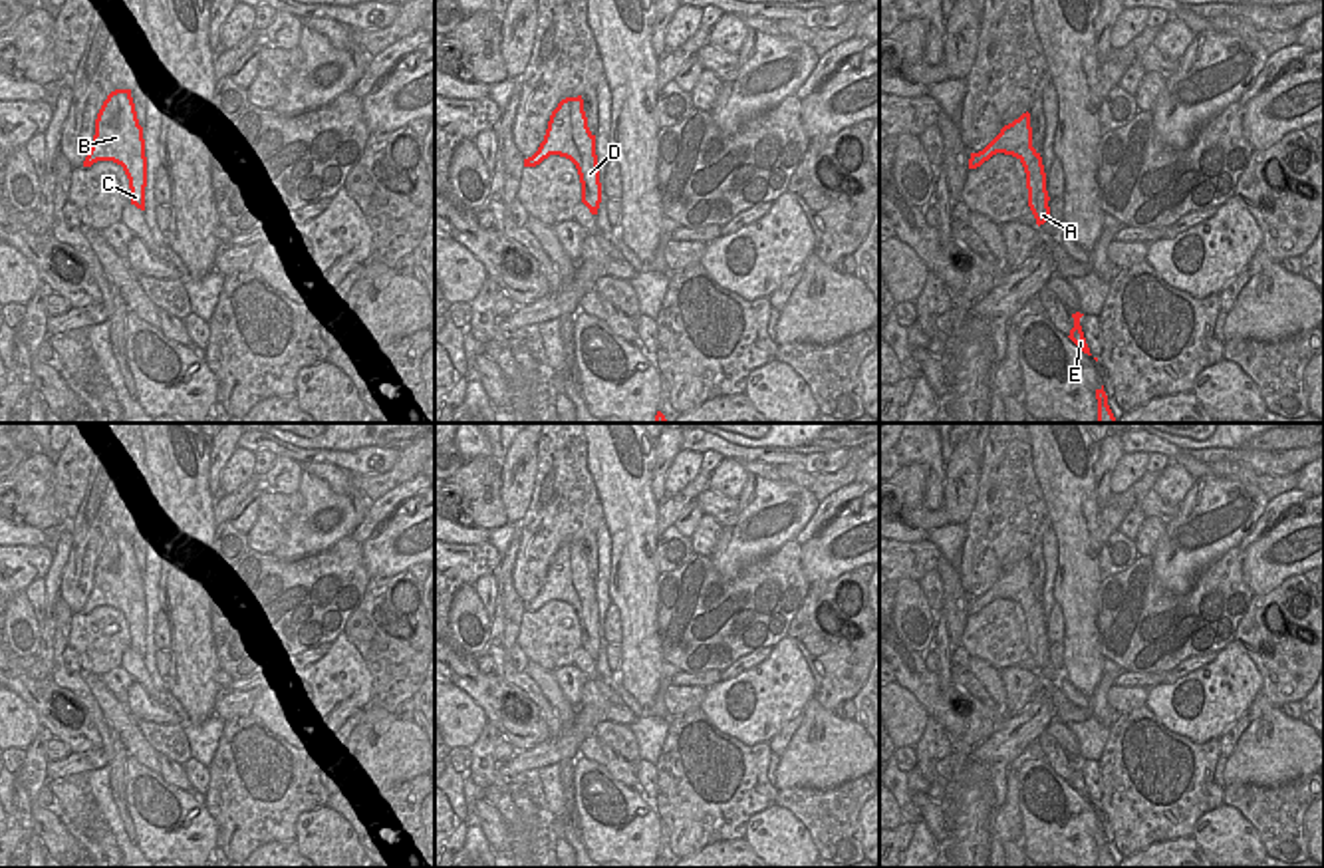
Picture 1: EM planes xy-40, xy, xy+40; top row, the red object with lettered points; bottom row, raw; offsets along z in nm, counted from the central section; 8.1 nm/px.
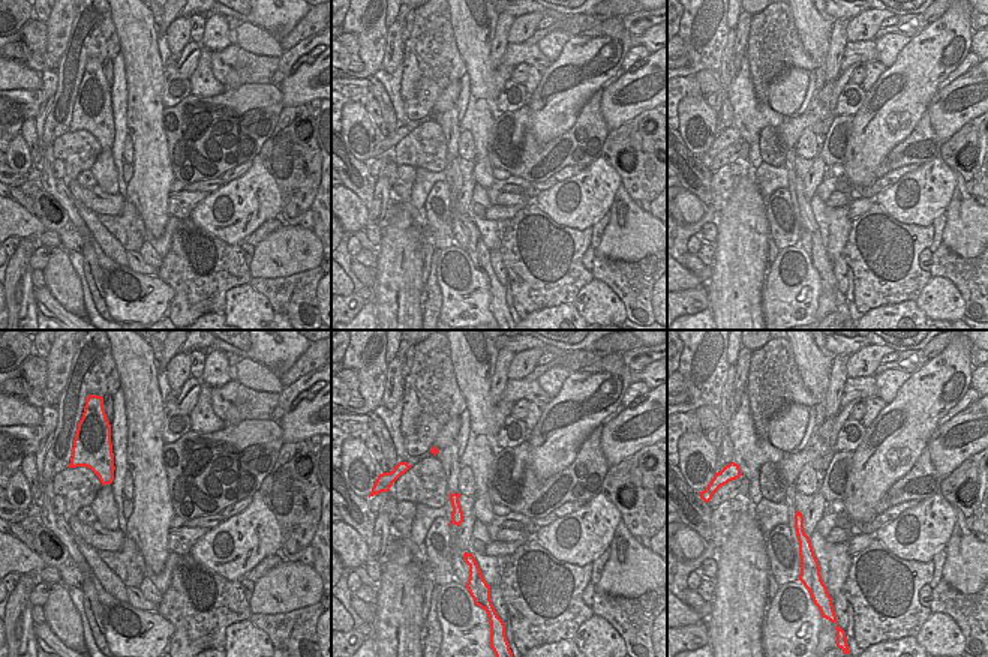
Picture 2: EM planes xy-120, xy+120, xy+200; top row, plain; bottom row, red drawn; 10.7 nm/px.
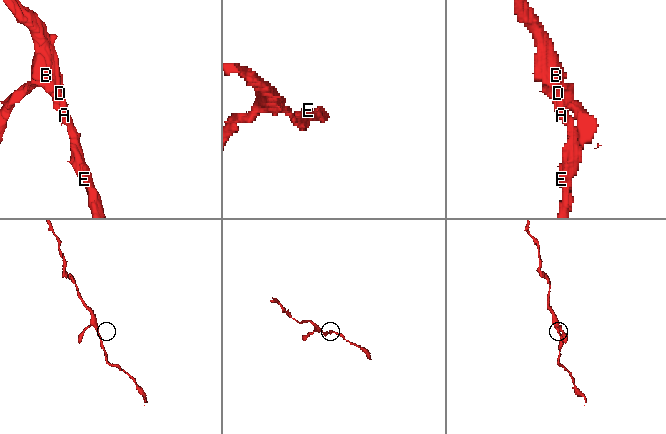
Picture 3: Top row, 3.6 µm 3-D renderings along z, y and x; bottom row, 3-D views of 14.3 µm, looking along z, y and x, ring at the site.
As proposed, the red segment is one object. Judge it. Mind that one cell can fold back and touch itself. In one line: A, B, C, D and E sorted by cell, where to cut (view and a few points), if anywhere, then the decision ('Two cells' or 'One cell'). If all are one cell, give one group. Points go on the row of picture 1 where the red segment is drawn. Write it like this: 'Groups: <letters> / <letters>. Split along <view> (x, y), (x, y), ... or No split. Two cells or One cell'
Groups: A B C D E. No split. One cell.

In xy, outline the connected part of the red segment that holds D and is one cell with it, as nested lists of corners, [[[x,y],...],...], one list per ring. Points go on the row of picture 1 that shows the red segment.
[[[566,97],[552,111],[544,141],[538,151],[524,159],[524,167],[536,167],[550,155],[570,159],[580,175],[582,203],[597,215],[601,203],[599,167],[596,155],[596,135],[588,127],[584,99]]]

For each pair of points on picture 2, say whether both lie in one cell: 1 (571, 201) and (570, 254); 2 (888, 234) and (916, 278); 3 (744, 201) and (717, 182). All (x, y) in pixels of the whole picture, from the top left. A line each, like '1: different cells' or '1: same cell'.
1: different cells
2: same cell
3: different cells

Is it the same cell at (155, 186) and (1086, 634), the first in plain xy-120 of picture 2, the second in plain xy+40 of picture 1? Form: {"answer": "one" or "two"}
{"answer": "one"}

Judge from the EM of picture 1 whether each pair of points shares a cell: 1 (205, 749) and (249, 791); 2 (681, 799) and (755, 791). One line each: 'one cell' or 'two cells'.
1: two cells
2: one cell

